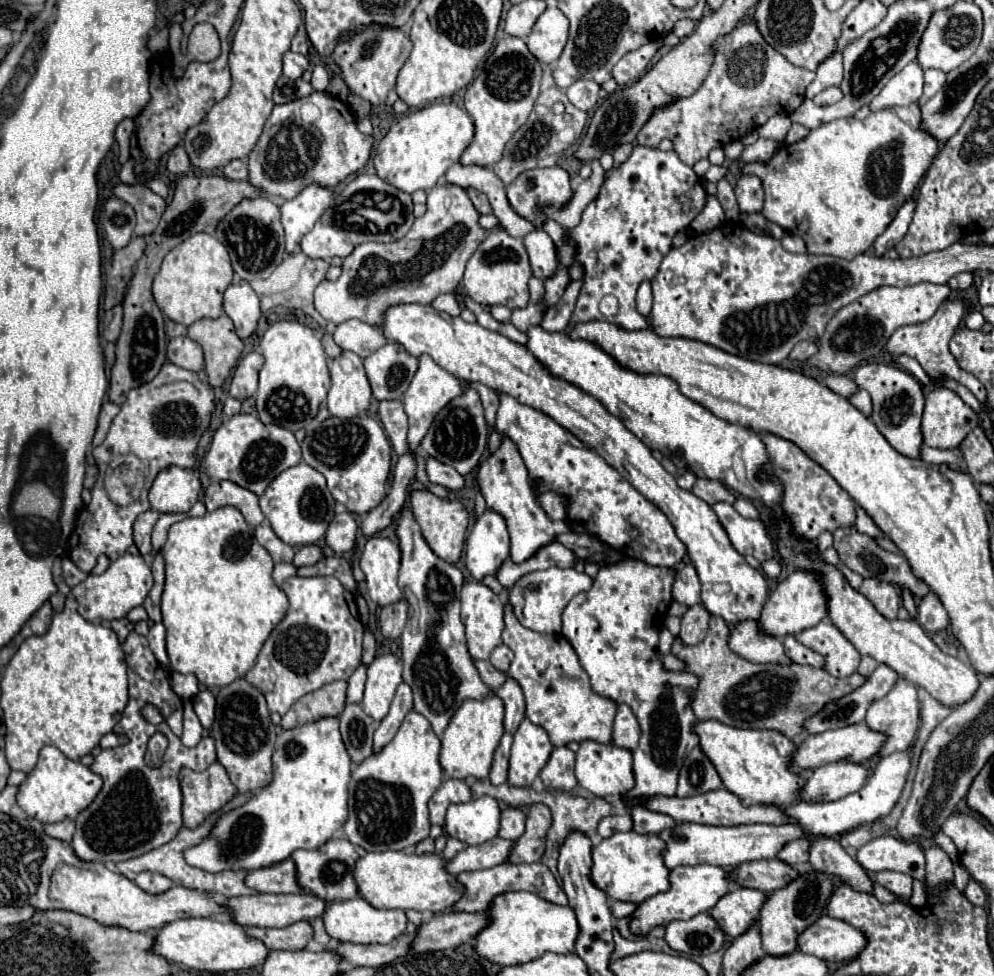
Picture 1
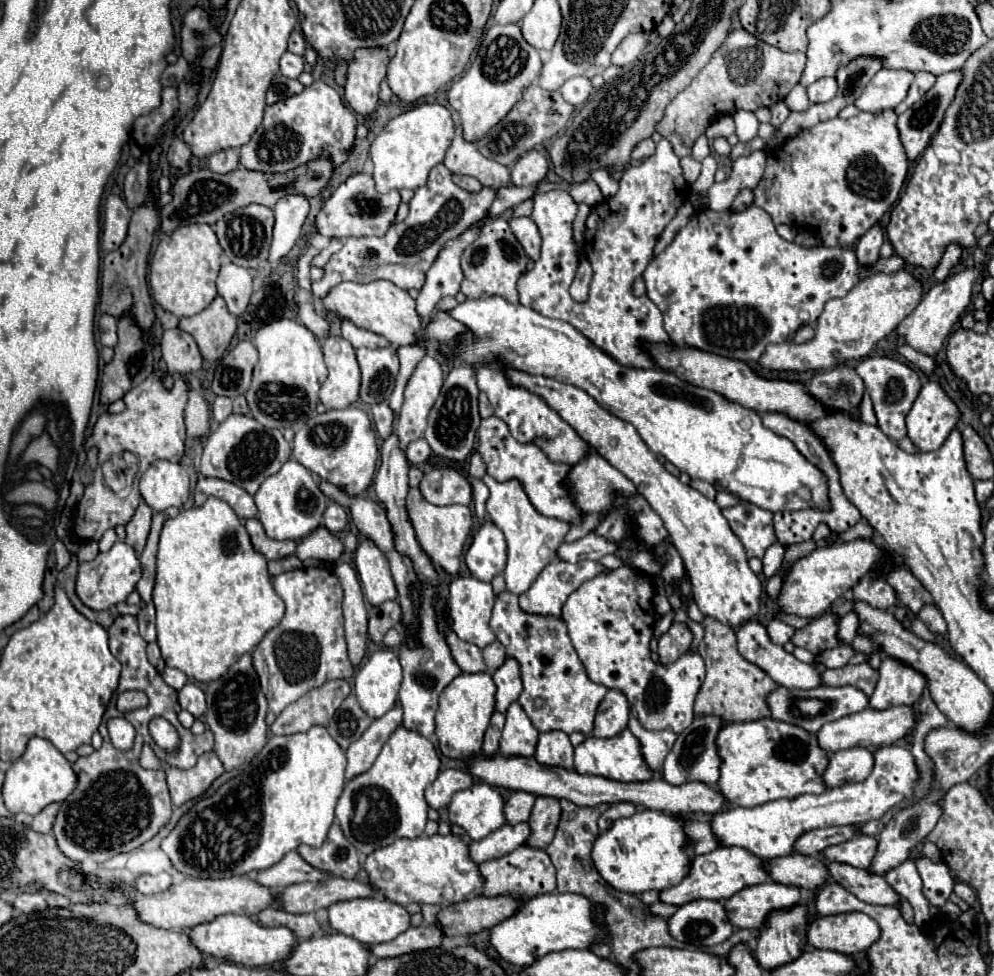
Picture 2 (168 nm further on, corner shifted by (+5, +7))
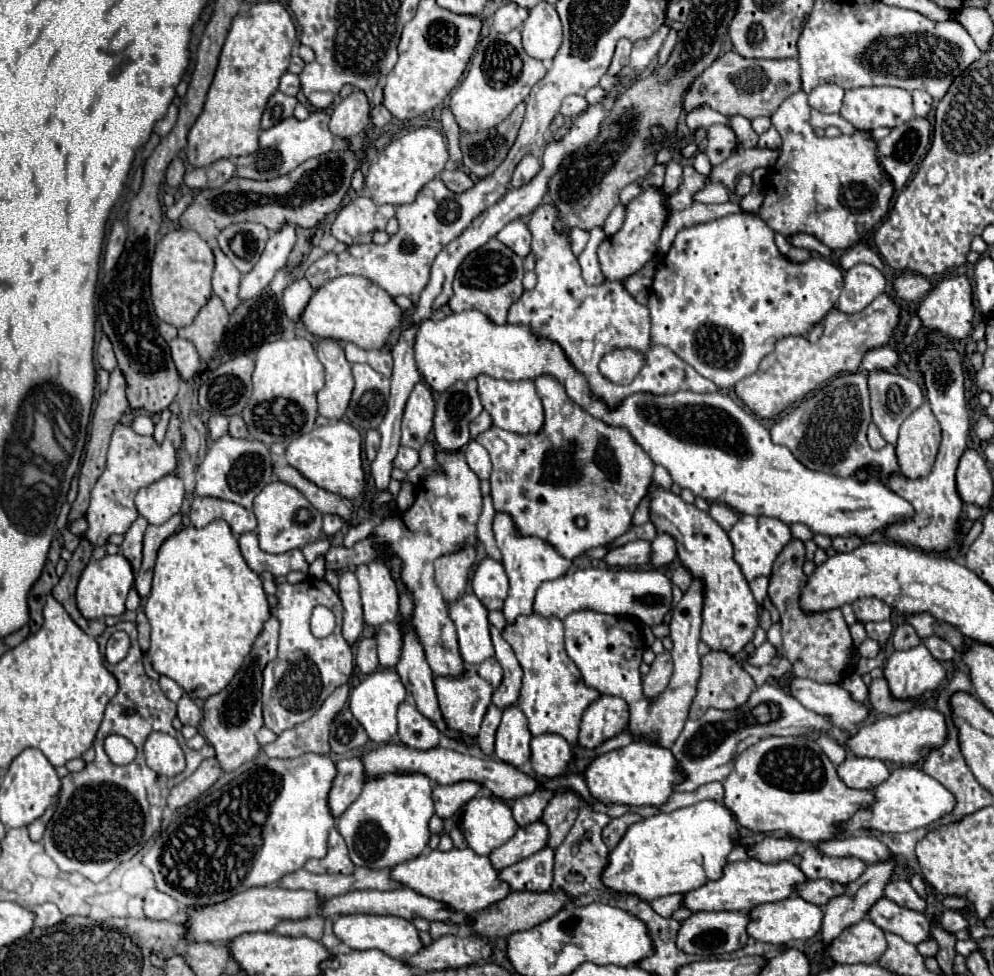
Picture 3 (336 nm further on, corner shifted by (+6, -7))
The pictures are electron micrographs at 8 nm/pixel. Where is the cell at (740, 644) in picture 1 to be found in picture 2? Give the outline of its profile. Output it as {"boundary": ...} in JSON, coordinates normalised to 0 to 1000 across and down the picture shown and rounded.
{"boundary":[[[754,635],[749,639],[745,639],[741,643],[741,662],[743,662],[743,670],[762,680],[764,684],[768,684],[782,701],[790,703],[790,705],[806,705],[806,707],[814,707],[814,705],[822,705],[826,703],[826,697],[824,697],[824,689],[816,682],[816,680],[810,680],[810,678],[804,678],[798,670],[794,670],[788,662],[782,662],[776,658],[774,650],[772,650],[772,643],[762,637],[762,635]]]}

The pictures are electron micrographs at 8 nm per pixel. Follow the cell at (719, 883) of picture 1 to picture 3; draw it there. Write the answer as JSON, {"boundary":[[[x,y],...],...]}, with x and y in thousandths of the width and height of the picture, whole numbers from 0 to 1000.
{"boundary":[[[755,879],[753,883],[736,883],[728,889],[724,902],[710,904],[706,910],[700,910],[688,918],[688,928],[696,934],[702,932],[740,932],[740,934],[755,934],[757,930],[771,926],[771,924],[785,924],[795,920],[801,914],[801,908],[811,904],[811,895],[799,887],[797,883],[781,883],[769,885],[765,881]]]}

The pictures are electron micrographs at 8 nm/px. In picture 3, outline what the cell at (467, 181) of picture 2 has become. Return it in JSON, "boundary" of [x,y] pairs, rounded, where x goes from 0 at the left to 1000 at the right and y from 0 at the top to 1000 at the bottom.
{"boundary":[[[447,174],[443,178],[443,184],[455,195],[455,197],[467,197],[469,193],[475,193],[477,186],[473,184],[473,180],[465,174]]]}

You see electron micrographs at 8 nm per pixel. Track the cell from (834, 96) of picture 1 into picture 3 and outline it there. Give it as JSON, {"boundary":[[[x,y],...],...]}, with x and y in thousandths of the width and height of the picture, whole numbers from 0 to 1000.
{"boundary":[[[827,86],[813,96],[813,107],[825,115],[845,115],[847,98],[849,92],[843,90],[841,86]]]}

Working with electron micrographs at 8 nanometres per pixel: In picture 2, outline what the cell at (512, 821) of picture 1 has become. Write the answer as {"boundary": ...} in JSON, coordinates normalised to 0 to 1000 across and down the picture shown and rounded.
{"boundary":[[[516,811],[508,826],[506,826],[506,832],[508,832],[508,840],[510,844],[518,846],[522,842],[530,842],[532,834],[534,834],[534,828],[536,828],[536,822],[538,822],[538,814],[530,814],[530,811]]]}

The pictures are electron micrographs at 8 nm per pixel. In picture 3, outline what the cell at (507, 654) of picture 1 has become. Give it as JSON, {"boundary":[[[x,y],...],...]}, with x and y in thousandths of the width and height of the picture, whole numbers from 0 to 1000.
{"boundary":[[[491,674],[481,682],[481,691],[491,697],[495,701],[495,705],[501,705],[501,701],[505,699],[505,684],[501,680],[499,674]]]}

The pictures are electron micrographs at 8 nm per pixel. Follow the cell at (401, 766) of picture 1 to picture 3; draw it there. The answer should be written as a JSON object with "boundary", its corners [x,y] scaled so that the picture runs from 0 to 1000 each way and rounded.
{"boundary":[[[384,795],[384,799],[370,799],[352,828],[340,838],[340,852],[346,857],[352,881],[356,887],[368,889],[394,889],[402,883],[423,877],[433,861],[431,842],[437,834],[435,822],[435,801],[429,795]]]}

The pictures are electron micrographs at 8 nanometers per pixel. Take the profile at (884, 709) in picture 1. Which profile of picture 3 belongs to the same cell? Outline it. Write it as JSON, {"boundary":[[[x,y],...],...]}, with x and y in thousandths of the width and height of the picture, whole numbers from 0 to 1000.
{"boundary":[[[926,658],[924,662],[915,664],[915,666],[901,666],[897,668],[897,672],[891,678],[889,684],[889,695],[895,701],[895,709],[899,709],[899,713],[903,715],[924,715],[928,713],[932,707],[942,707],[944,701],[950,697],[952,689],[948,684],[948,680],[934,668],[934,664],[930,662],[930,658]]]}

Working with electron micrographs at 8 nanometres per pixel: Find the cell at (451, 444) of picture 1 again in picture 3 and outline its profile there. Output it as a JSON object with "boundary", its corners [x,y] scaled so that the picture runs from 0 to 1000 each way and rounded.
{"boundary":[[[479,389],[459,391],[441,406],[437,451],[443,461],[463,461],[473,453],[471,434],[485,422]]]}

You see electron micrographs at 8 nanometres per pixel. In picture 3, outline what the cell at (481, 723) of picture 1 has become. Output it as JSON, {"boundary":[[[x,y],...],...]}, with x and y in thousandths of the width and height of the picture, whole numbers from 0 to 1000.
{"boundary":[[[471,684],[465,693],[437,693],[437,703],[439,703],[439,711],[441,711],[443,730],[449,738],[449,742],[457,748],[463,748],[465,756],[475,758],[475,762],[477,762],[481,746],[485,742],[485,734],[489,732],[489,725],[495,719],[493,701],[489,701],[489,697],[485,697],[477,684]]]}

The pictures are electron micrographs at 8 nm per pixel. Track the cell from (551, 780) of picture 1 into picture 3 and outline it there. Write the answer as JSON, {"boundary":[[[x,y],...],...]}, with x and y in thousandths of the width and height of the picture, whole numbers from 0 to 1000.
{"boundary":[[[545,752],[533,760],[533,781],[541,795],[565,795],[573,783],[575,764],[561,752]]]}

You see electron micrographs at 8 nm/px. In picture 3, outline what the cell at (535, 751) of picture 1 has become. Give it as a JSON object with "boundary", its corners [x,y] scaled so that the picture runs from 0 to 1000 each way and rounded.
{"boundary":[[[511,723],[499,748],[497,773],[511,783],[523,785],[533,779],[533,758],[535,752],[527,730],[521,723]]]}

